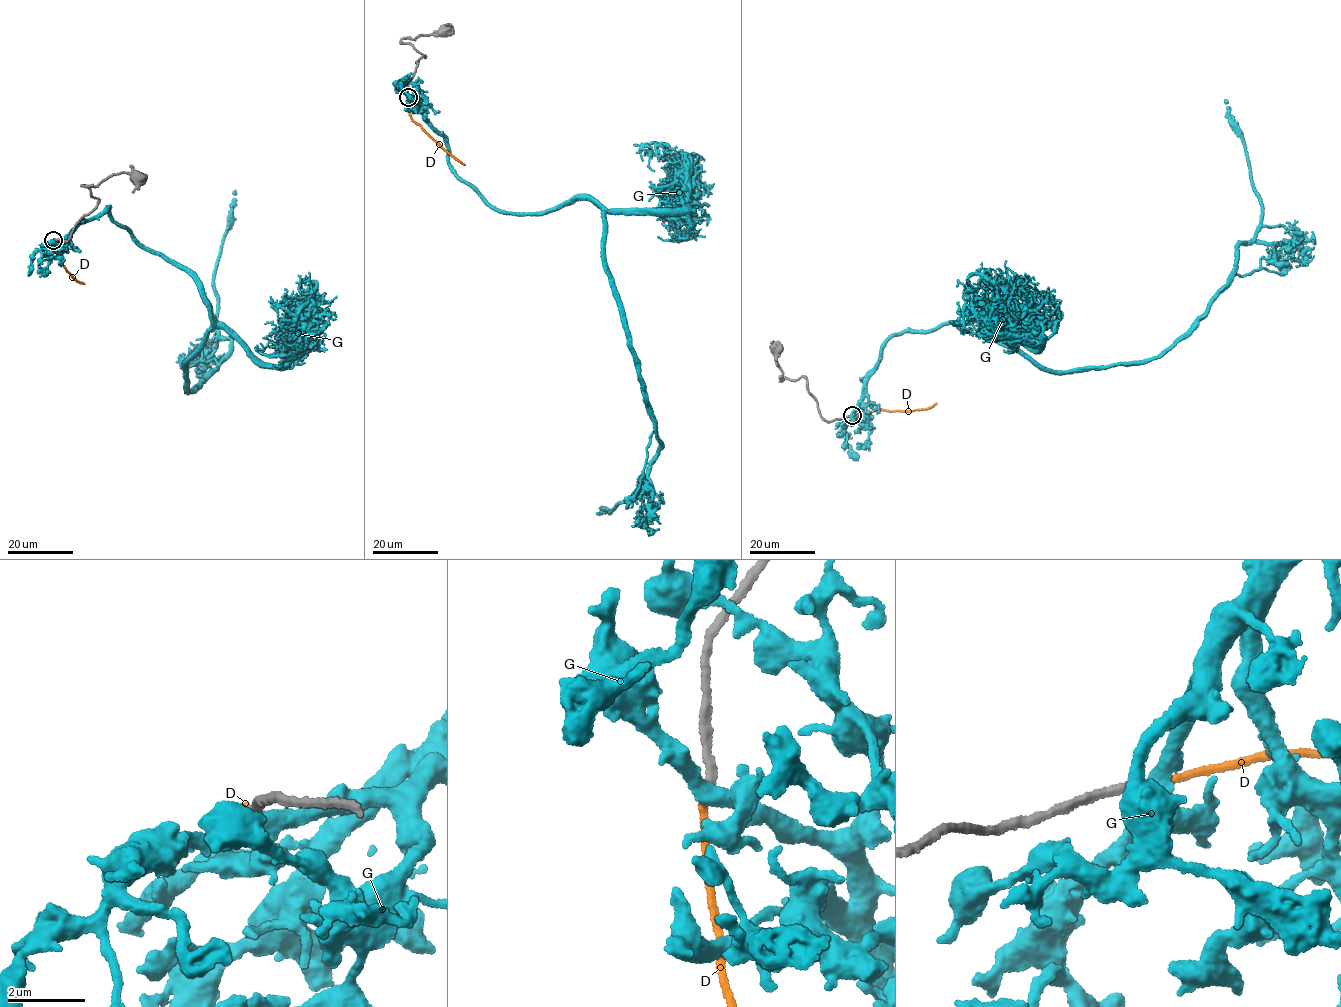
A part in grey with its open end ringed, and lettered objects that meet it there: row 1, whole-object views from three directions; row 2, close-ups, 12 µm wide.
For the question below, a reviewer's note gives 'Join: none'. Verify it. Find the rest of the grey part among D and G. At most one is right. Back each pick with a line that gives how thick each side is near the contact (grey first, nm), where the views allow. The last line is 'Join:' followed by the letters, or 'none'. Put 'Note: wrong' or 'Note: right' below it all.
Join: none
Note: right

